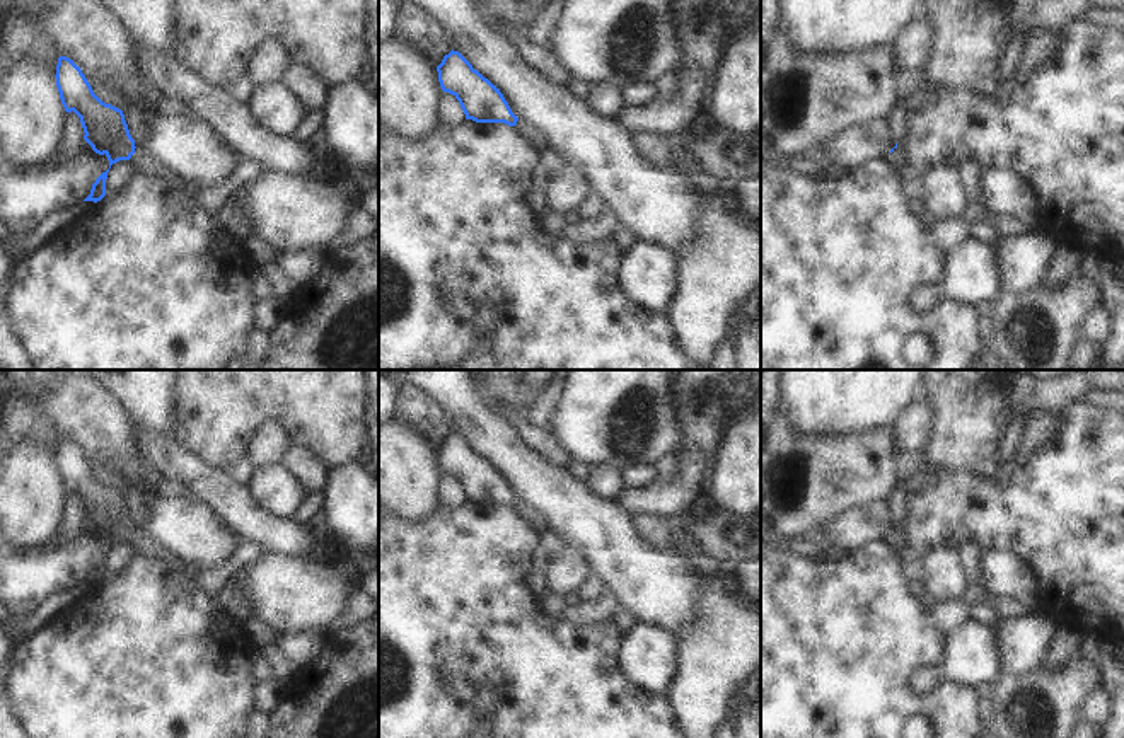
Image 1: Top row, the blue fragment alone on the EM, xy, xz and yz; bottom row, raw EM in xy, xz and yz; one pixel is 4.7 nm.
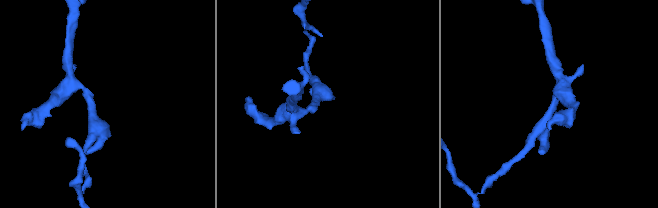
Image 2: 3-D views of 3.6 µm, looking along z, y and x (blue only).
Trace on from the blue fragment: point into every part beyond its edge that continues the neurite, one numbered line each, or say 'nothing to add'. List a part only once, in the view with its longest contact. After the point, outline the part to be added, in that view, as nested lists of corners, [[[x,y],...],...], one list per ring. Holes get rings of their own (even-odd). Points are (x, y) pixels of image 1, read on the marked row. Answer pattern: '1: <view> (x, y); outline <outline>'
1: xy (139, 159); outline [[[135,148],[135,153],[131,155],[130,162],[138,172],[145,176],[157,176],[165,181],[171,181],[174,177],[171,172],[167,172],[165,169],[157,165],[152,159],[148,159],[140,148]]]

